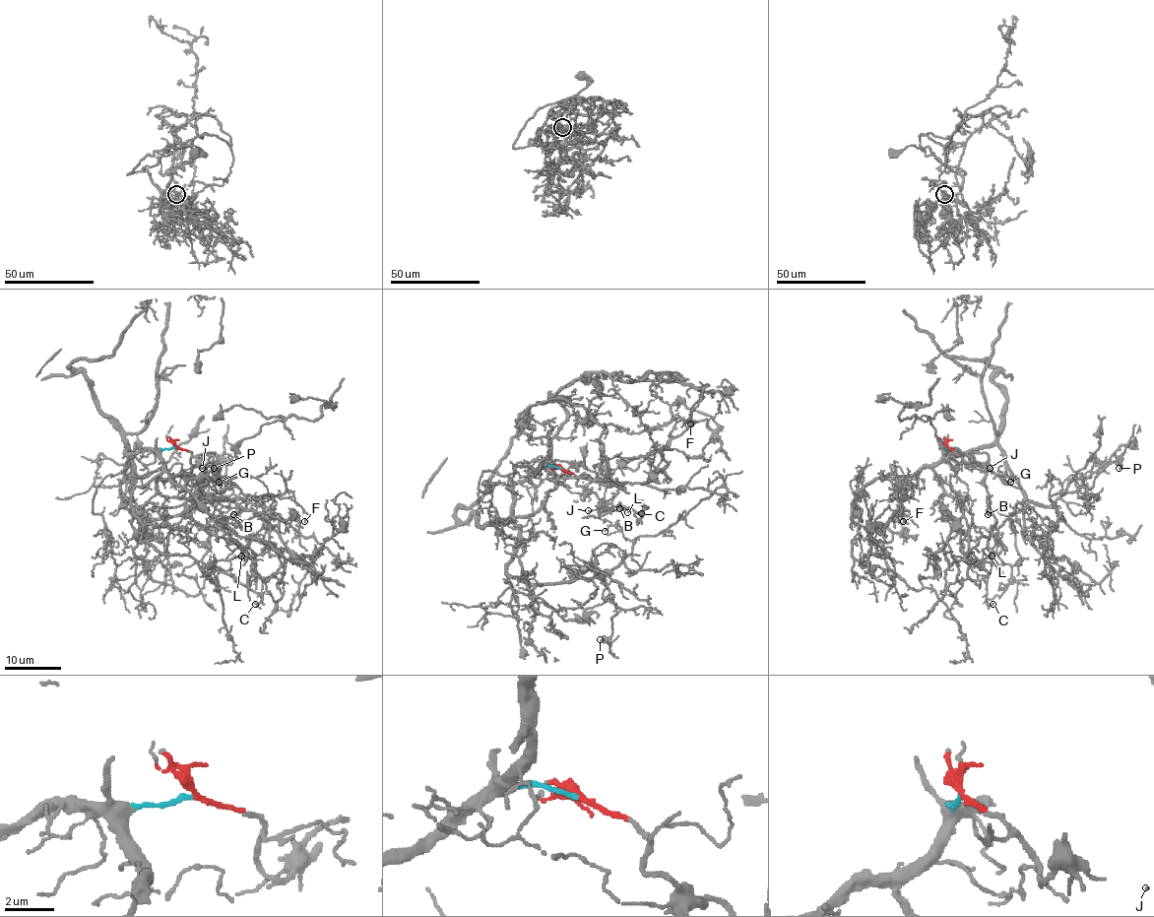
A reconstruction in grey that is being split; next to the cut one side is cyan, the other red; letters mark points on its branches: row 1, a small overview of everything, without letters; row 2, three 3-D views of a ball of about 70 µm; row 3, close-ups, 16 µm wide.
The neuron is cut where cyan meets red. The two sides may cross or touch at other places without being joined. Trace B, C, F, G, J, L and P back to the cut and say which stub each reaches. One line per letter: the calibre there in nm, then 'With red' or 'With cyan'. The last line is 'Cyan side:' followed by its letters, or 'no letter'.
B: Thickness 120 nm. With red
C: Thickness 120 nm. With red
F: Thickness 120 nm. With cyan
G: Thickness 60 nm. With red
J: Thickness 90 nm. With red
L: Thickness 110 nm. With red
P: Thickness 120 nm. With cyan
Cyan side: F, P

